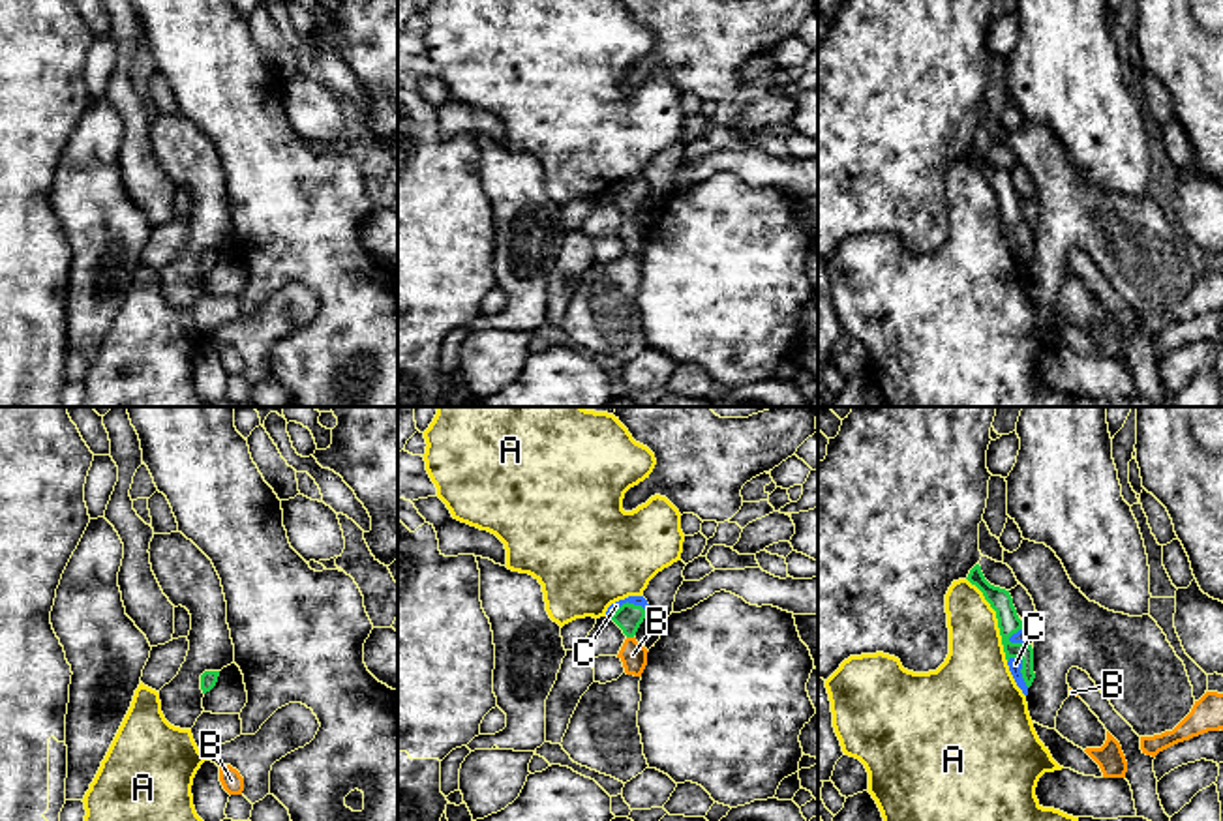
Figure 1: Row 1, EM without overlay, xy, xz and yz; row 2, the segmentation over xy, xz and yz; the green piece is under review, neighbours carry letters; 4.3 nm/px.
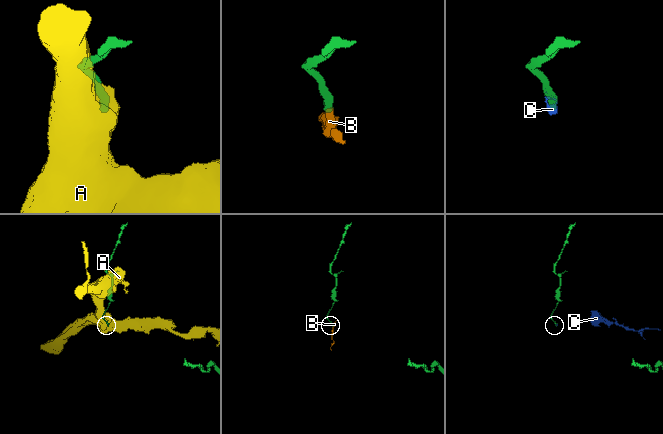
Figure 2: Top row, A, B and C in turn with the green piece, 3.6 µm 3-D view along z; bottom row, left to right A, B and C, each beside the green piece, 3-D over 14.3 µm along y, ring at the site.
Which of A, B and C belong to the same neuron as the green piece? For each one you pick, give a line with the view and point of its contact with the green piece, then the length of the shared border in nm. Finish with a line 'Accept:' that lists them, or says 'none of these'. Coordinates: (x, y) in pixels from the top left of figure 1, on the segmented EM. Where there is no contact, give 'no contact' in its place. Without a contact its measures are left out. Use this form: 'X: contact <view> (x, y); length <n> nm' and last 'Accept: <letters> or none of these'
B: contact xz (631, 636); length 30 nm
C: contact yz (1023, 668); length 160 nm
Accept: B, C

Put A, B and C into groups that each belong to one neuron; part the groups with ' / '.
A / B C

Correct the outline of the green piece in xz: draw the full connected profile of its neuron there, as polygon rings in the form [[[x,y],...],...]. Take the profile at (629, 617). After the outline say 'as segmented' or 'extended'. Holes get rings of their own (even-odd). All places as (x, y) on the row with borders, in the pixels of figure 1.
[[[628,596],[612,604],[606,611],[606,617],[610,617],[627,635],[617,654],[627,675],[642,677],[647,665],[649,650],[642,647],[634,635],[649,611],[649,604],[643,596]]] | extended

